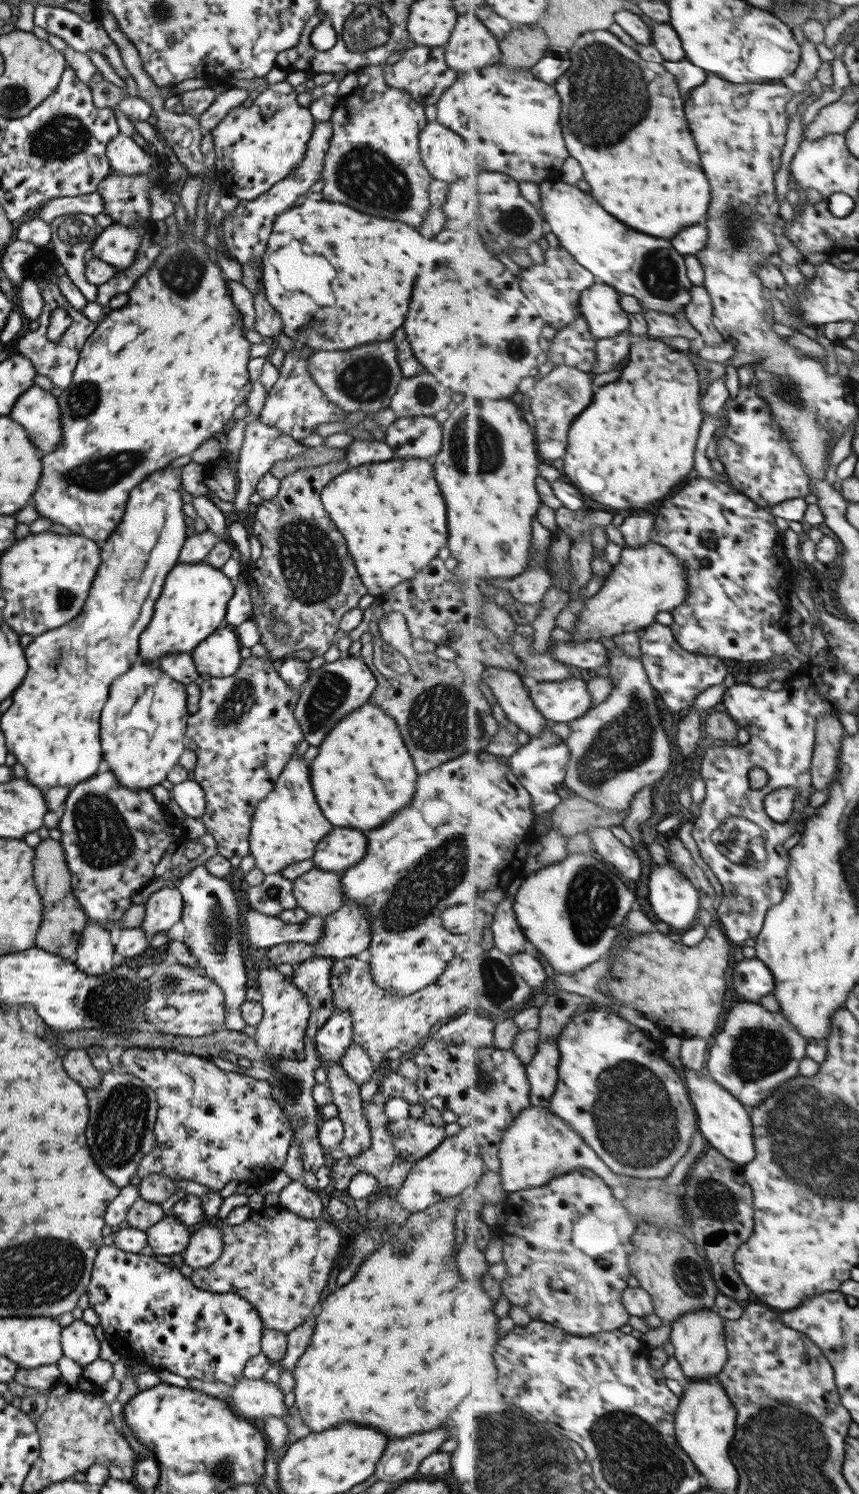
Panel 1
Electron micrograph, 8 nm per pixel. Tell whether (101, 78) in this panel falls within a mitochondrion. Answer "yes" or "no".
no

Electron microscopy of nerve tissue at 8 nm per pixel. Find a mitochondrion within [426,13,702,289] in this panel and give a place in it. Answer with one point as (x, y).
(605, 68)

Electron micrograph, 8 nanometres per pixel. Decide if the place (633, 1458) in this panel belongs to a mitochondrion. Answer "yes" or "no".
yes

